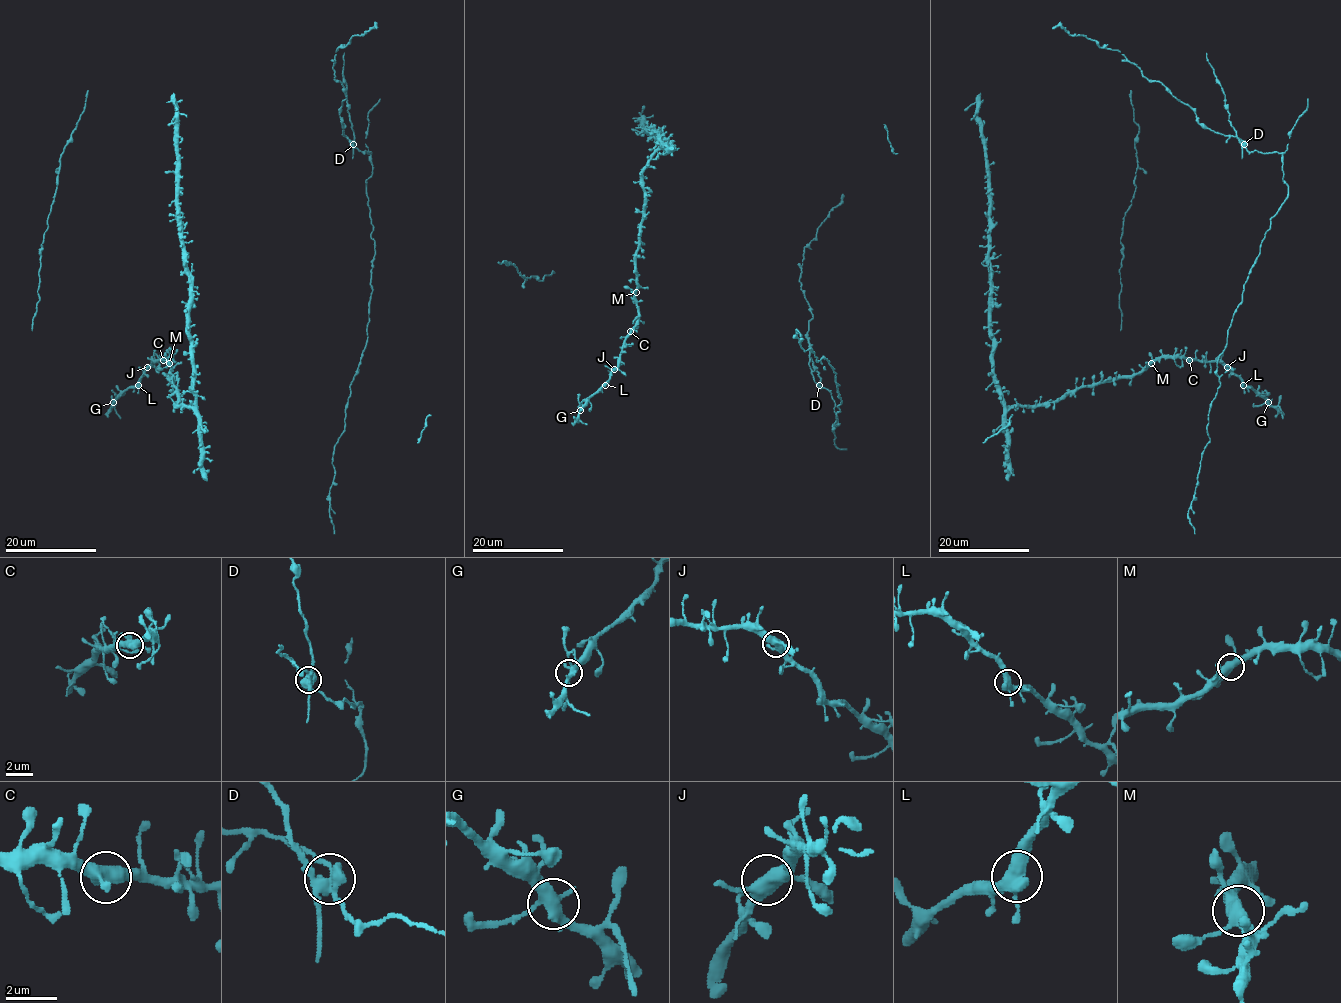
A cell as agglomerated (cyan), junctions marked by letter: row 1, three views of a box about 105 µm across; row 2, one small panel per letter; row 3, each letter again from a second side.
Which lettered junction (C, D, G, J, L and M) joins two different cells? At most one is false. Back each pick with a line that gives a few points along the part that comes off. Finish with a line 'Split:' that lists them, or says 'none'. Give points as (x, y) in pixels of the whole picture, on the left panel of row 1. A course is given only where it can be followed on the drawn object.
D: foreign part runs (353, 144), (343, 74), (344, 53)
Split: D

